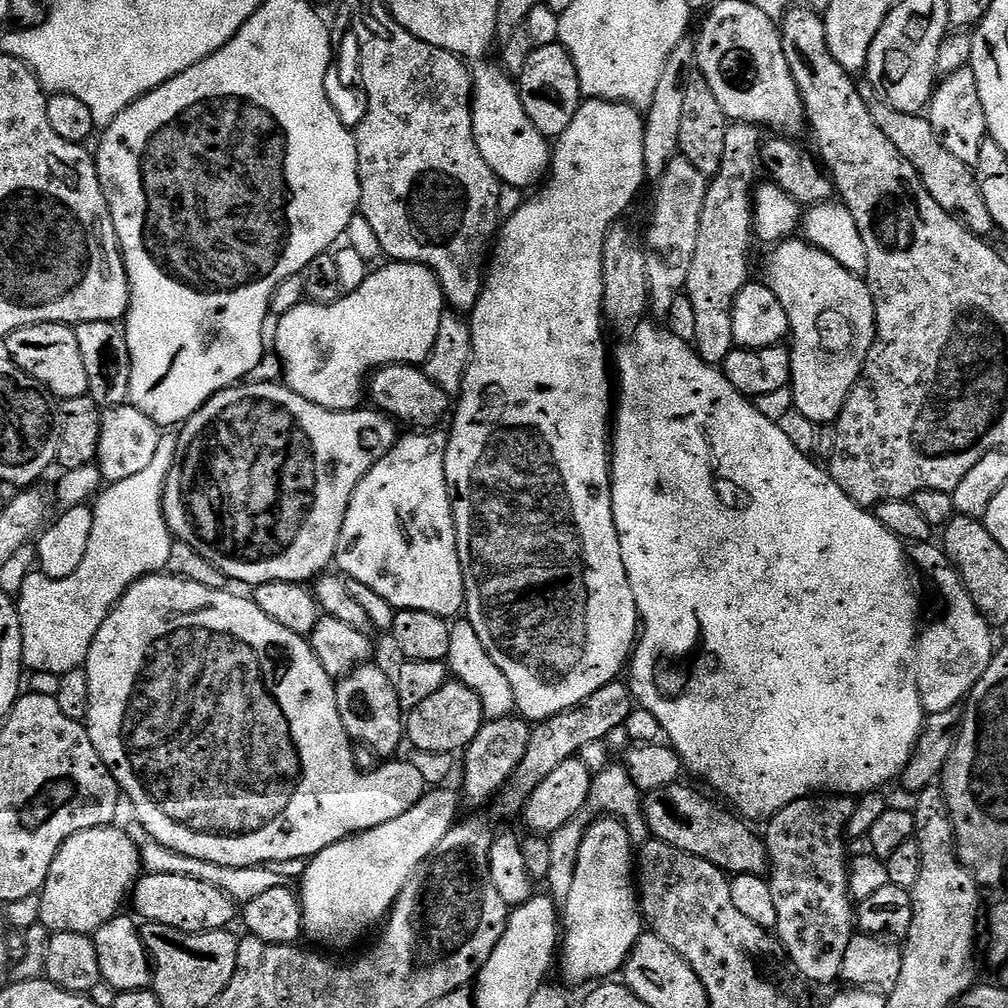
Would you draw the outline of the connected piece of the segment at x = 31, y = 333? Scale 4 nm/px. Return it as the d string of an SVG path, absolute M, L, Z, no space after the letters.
M28 324L14 330L7 338L7 359L13 360L26 374L30 374L53 397L69 400L89 395L88 374L82 350L78 350L75 327L66 324Z

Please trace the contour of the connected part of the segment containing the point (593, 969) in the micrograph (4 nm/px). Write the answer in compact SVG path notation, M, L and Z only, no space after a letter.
M596 818L584 830L581 849L578 850L573 886L566 906L562 909L562 947L558 952L558 972L572 984L587 980L600 982L623 969L628 955L642 935L642 913L638 899L638 884L634 879L634 845L631 834L621 819Z

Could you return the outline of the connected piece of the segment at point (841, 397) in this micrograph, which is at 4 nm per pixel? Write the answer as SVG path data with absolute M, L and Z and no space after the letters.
M803 238L781 240L769 252L772 253L764 264L762 280L770 290L774 290L774 294L778 294L788 315L792 335L792 400L797 410L815 426L835 425L876 340L876 307L872 301L872 289L857 273L846 270L846 266L830 258L830 254L815 248Z

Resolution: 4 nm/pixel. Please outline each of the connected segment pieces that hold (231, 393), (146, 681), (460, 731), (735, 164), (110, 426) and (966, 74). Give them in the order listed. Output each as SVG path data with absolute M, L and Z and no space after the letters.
M271 380L241 382L214 393L179 429L180 445L176 448L176 456L180 461L176 464L176 485L167 489L164 497L164 516L168 519L168 528L173 537L198 550L198 554L202 554L204 560L209 560L217 572L225 573L229 581L237 580L240 584L255 586L281 580L307 585L321 574L327 573L336 559L342 522L346 518L348 503L358 482L392 449L398 439L397 425L392 417L380 410L367 412L366 408L361 406L351 412L335 412L302 398L302 394L298 394L287 384Z
M153 574L135 580L128 592L116 603L116 607L102 622L98 634L88 651L86 671L90 698L86 727L94 750L116 780L121 793L132 803L135 819L164 848L183 856L198 858L227 868L254 868L257 866L284 866L287 860L307 861L322 850L334 846L338 841L357 832L365 832L382 822L402 818L424 797L425 782L417 767L407 759L384 762L373 772L359 772L356 756L352 753L354 742L342 726L336 701L337 681L326 670L314 654L311 643L294 630L286 630L270 614L256 605L255 599L235 596L224 588L202 586L198 582L184 580L171 574Z
M452 678L442 686L442 690L422 706L418 706L406 716L406 740L417 752L451 753L460 754L467 749L470 742L480 733L480 727L486 722L484 716L485 701L474 689L467 684L461 684L459 680Z
M733 123L726 134L724 161L715 176L711 177L706 190L706 202L702 206L702 226L698 226L698 247L694 250L694 262L690 262L690 276L686 297L692 303L692 328L696 331L694 347L696 353L707 364L723 365L724 359L732 351L732 301L749 283L748 255L754 245L754 189L757 187L756 170L762 145L761 129L751 124Z
M120 402L109 407L101 415L101 430L95 458L101 477L108 484L123 484L125 480L147 472L157 463L160 432L161 425L154 423L146 414L142 414L142 410L138 410L131 402Z
M971 67L959 68L939 81L926 109L926 119L934 126L946 150L950 150L958 162L976 165L982 142L988 136L988 123L982 110L982 98L978 94L978 78L974 78Z

